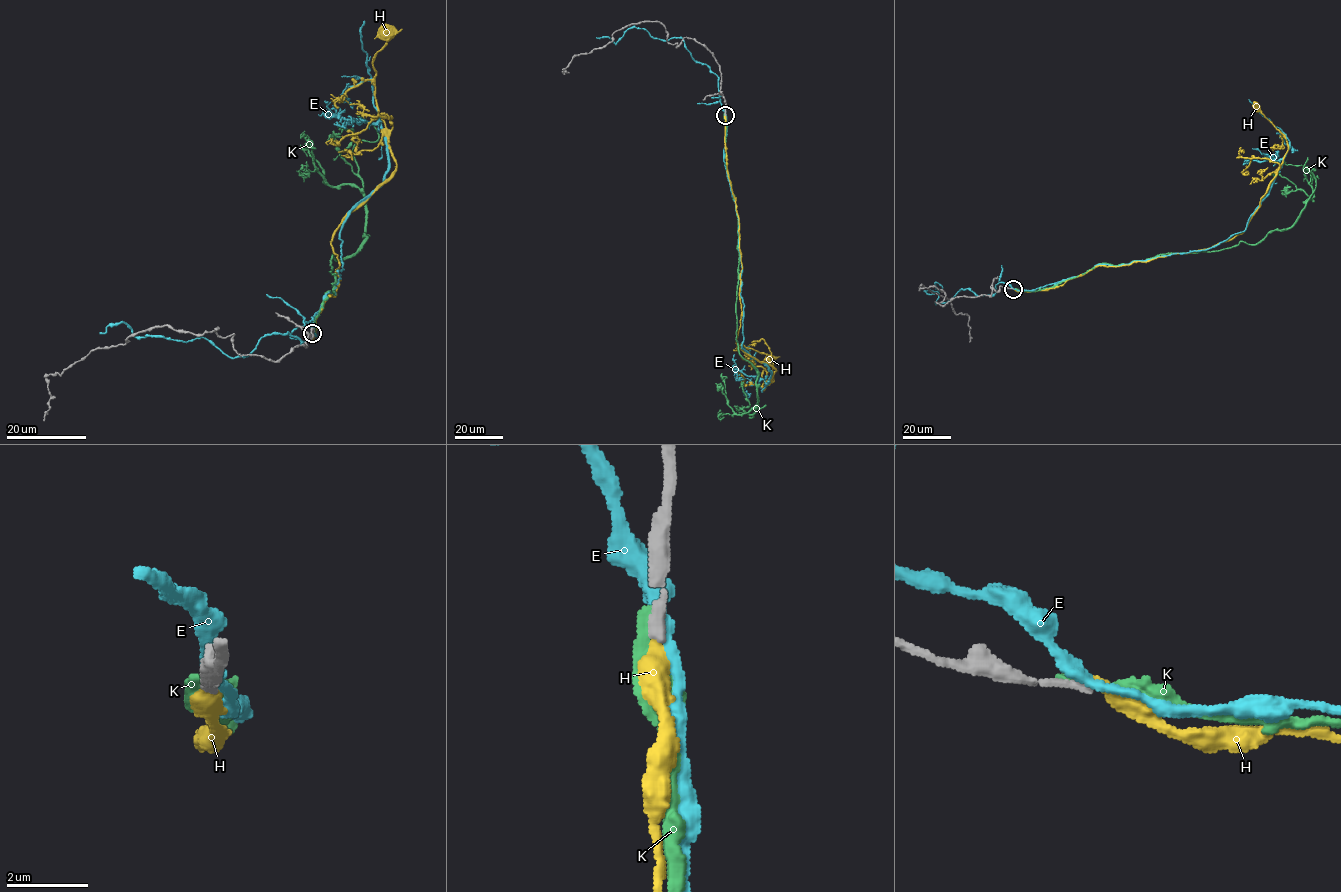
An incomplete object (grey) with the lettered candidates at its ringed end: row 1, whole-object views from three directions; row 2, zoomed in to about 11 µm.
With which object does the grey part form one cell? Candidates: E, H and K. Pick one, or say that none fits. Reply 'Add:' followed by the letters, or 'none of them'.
Add: none of them

